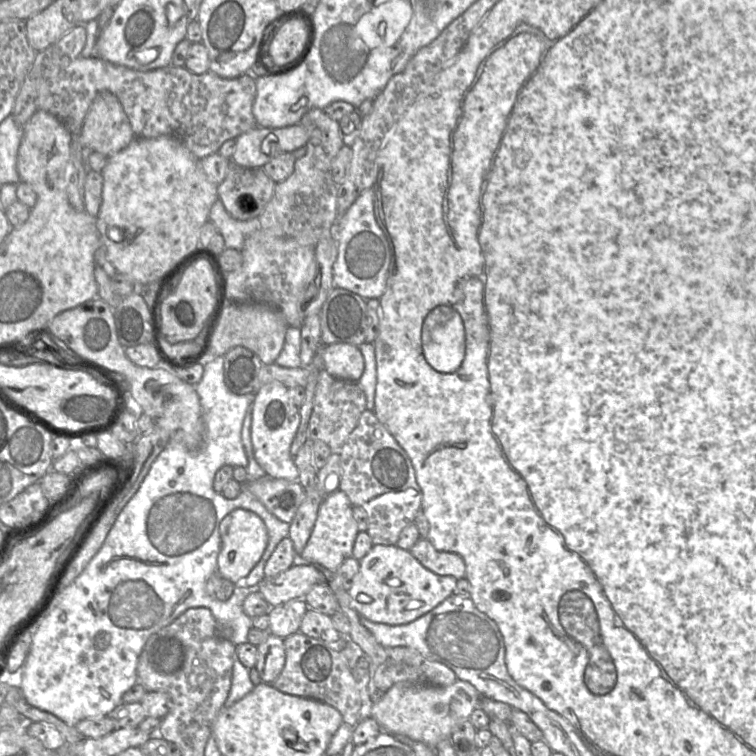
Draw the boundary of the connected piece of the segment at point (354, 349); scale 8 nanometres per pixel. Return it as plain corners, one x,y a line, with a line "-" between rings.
333,343
324,346
322,352
324,370
338,379
359,381
364,369
364,357
358,346
349,343

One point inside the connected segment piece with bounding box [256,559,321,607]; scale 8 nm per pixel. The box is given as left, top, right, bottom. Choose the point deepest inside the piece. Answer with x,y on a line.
294,583

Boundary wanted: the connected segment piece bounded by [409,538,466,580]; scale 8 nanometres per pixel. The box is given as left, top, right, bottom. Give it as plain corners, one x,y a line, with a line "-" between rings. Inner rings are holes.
420,538
409,551
426,569
437,575
453,576
456,580
465,578
463,558
453,552
436,550
427,538

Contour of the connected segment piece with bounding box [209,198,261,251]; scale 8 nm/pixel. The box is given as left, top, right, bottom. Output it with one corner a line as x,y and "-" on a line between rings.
218,198
211,207
209,221
217,228
225,242
225,247
240,250
243,248
246,238
253,232
260,230
258,218
247,221
239,221
232,218
226,211
222,201

